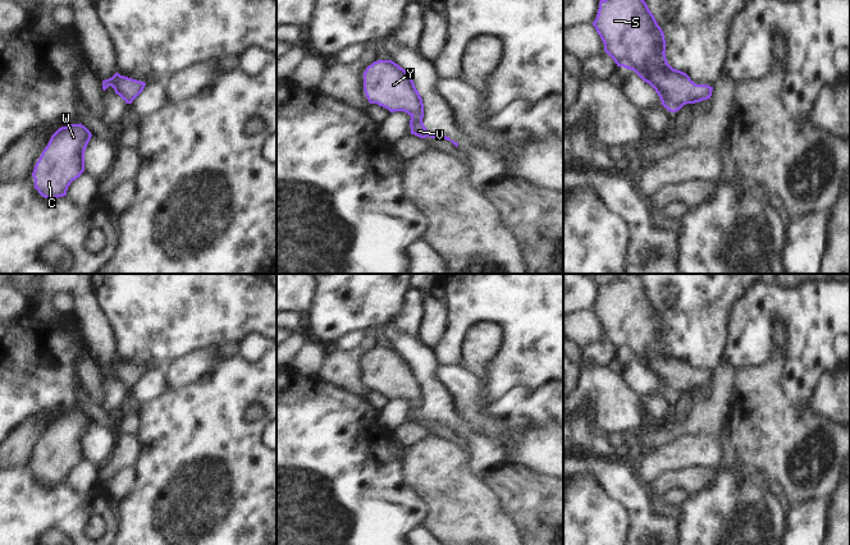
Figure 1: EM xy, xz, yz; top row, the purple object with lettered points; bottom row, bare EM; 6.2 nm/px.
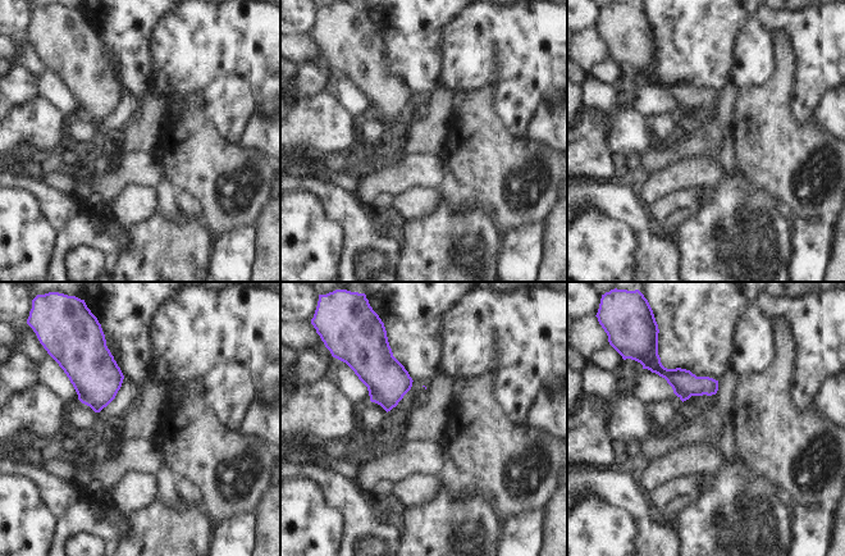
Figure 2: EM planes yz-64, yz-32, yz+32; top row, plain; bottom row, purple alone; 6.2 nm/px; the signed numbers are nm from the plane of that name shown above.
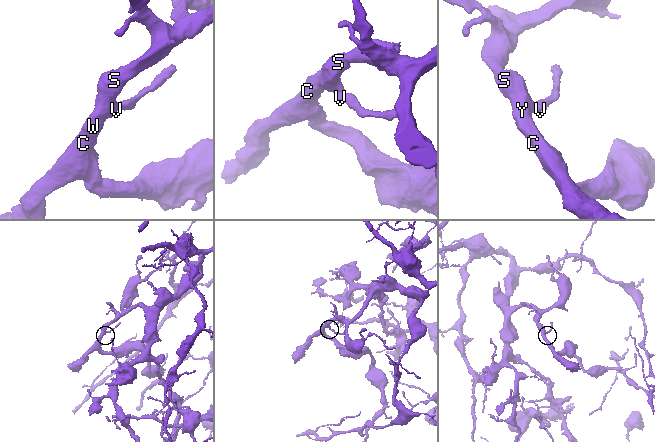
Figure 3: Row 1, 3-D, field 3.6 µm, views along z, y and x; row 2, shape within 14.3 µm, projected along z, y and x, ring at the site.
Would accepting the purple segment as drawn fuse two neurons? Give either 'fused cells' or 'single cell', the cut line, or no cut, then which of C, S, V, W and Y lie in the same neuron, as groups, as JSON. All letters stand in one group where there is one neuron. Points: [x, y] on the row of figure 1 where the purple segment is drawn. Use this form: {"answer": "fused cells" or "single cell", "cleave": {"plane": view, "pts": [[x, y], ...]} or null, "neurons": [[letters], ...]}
{"answer": "single cell", "cleave": null, "neurons": [["C", "S", "V", "W", "Y"]]}

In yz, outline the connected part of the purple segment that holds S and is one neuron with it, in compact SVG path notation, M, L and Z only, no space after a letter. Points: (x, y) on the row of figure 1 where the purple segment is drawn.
M600 0L593 26L617 67L634 70L649 83L668 111L676 113L686 104L710 99L713 87L694 83L686 73L667 63L664 33L644 0Z

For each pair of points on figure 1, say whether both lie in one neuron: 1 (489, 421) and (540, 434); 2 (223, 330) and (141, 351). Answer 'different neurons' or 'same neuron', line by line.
1: same neuron
2: same neuron

